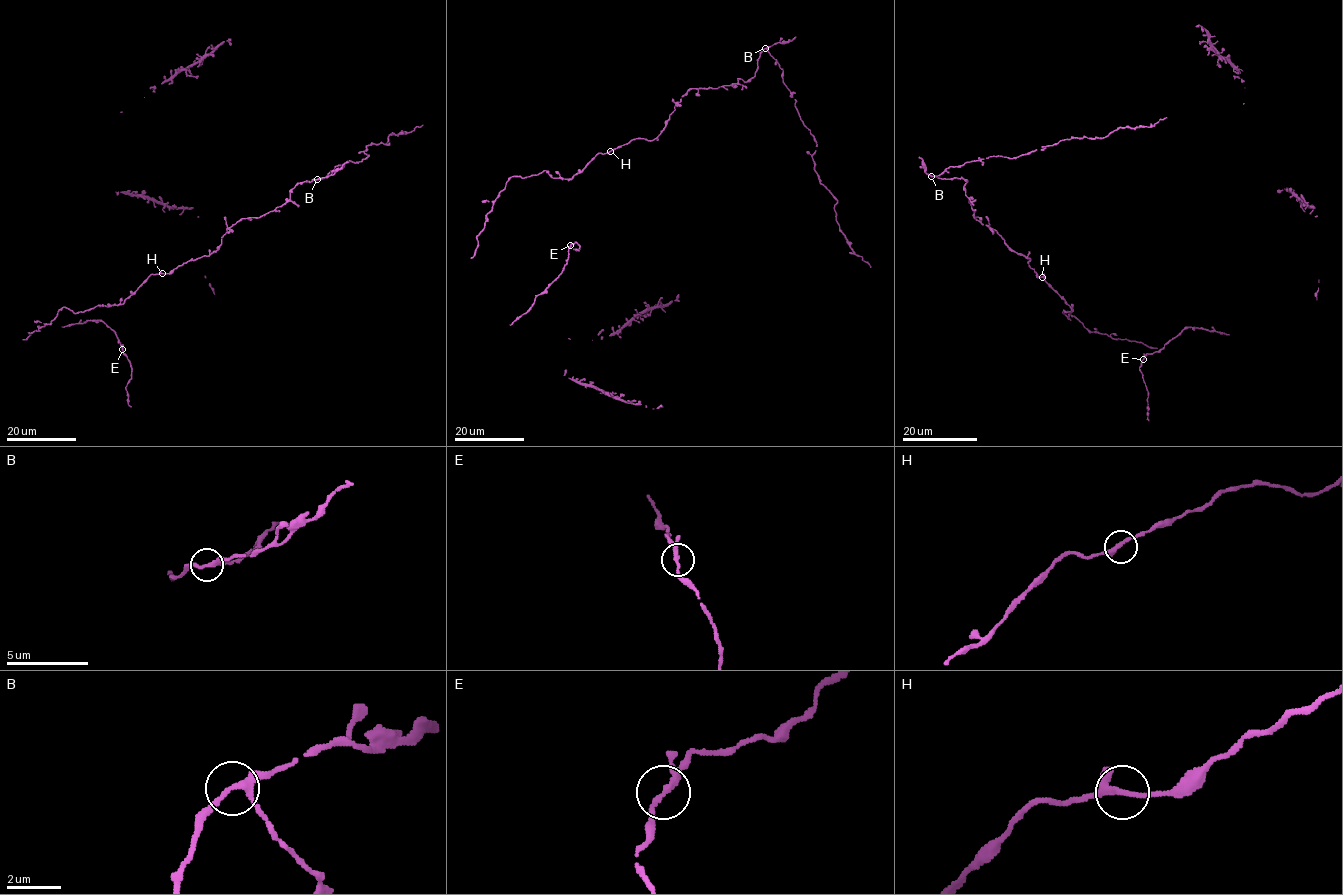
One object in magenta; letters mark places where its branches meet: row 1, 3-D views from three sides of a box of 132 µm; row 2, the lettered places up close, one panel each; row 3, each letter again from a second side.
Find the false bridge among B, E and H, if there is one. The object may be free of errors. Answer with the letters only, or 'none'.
none

